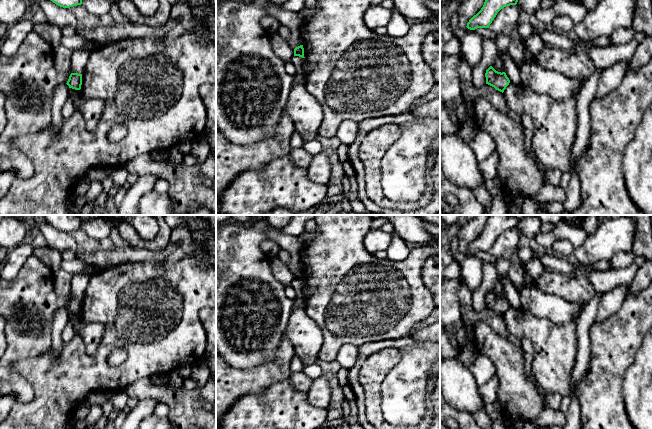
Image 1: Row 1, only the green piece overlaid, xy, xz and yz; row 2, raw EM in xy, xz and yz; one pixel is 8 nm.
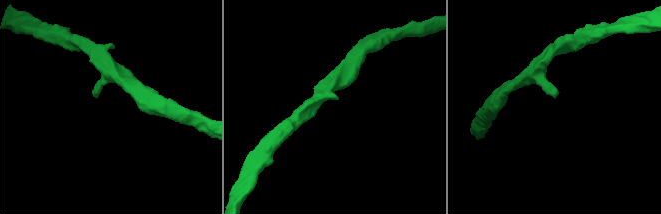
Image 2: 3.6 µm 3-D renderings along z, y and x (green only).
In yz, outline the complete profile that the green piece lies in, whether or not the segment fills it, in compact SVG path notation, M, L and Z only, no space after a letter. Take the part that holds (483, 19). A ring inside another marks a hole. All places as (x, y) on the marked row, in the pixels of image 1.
M485 0L481 10L467 23L467 28L489 28L497 13L506 6L516 5L518 0Z

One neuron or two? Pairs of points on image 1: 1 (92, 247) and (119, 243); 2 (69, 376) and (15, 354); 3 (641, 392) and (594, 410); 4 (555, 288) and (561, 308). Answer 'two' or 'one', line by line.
1: two
2: two
3: two
4: two

